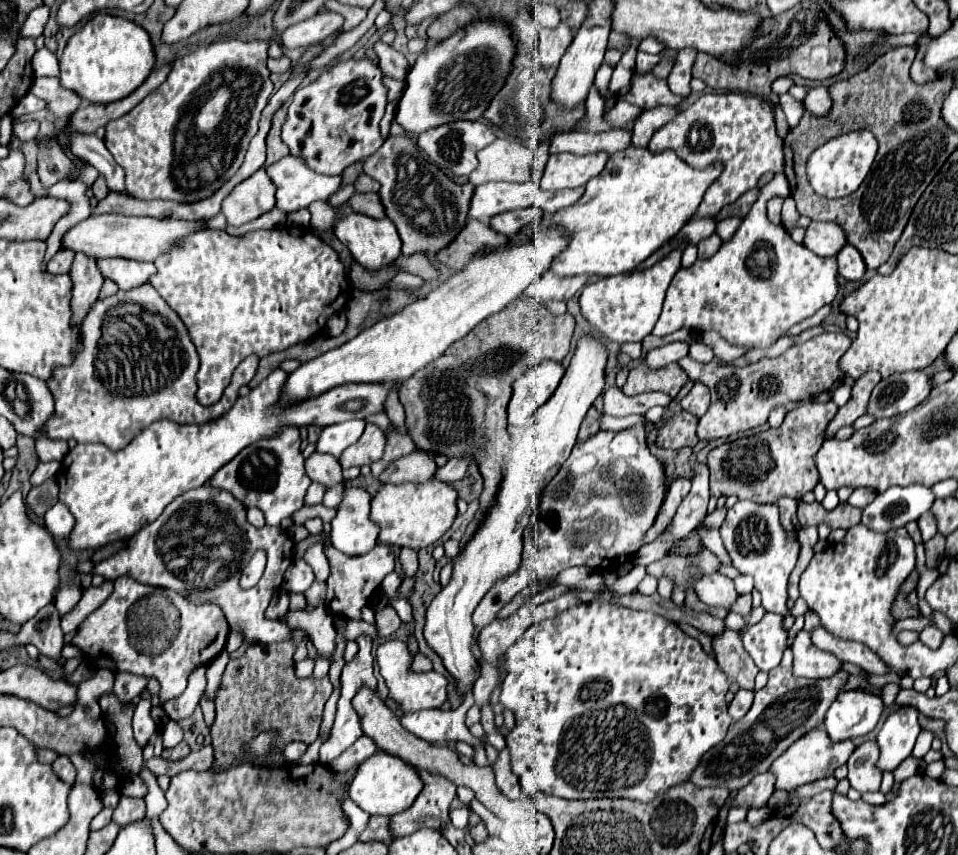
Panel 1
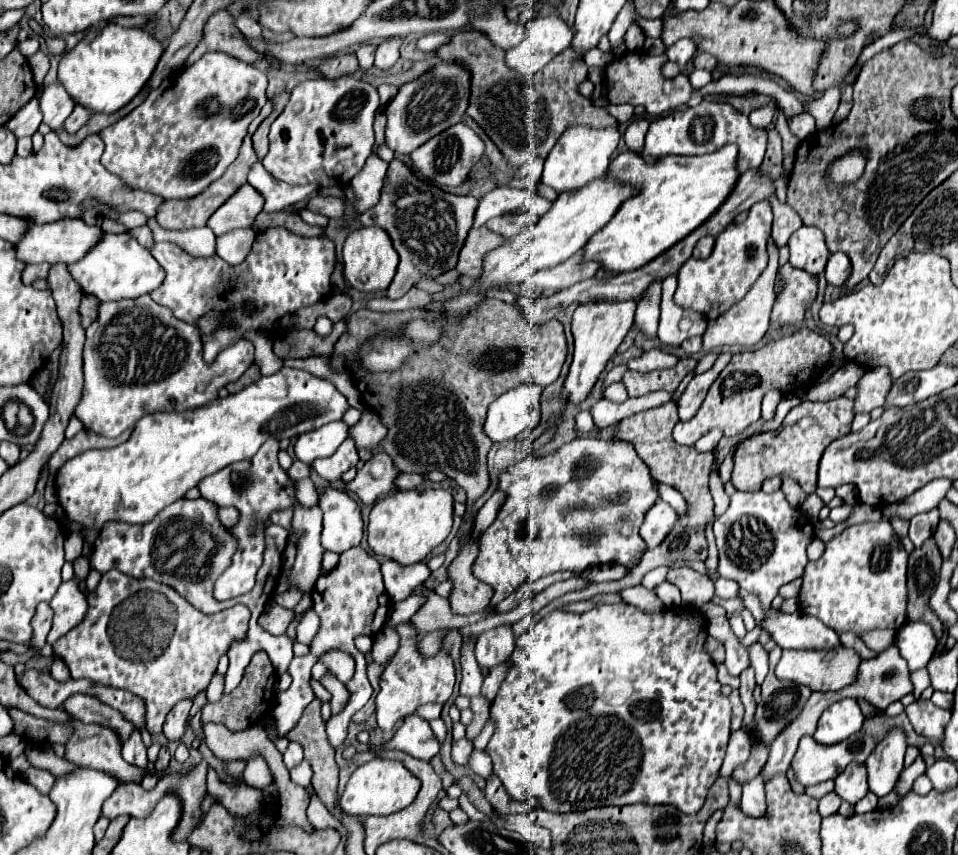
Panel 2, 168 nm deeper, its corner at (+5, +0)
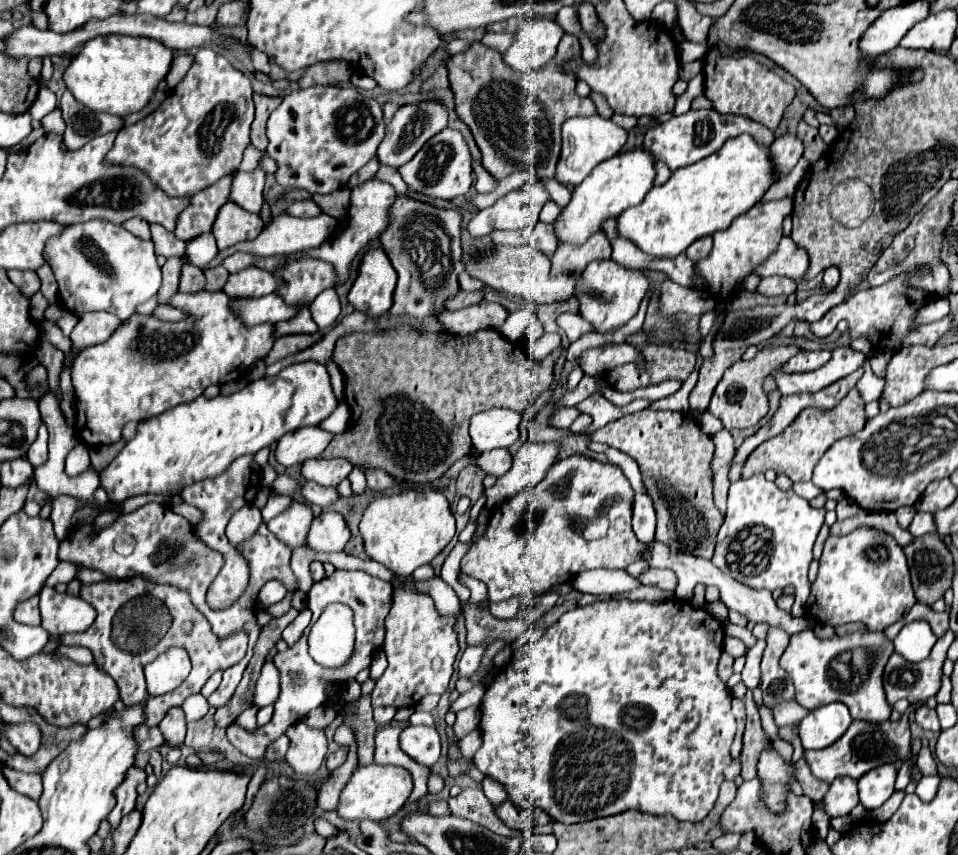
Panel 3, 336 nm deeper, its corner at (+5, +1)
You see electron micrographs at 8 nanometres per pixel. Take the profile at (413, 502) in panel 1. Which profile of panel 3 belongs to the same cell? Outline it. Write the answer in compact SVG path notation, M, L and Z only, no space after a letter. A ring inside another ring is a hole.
M410 489L390 497L376 497L366 507L360 521L366 555L388 567L394 575L412 575L416 567L430 563L448 545L454 533L456 519L450 511L450 503L440 491L434 489Z

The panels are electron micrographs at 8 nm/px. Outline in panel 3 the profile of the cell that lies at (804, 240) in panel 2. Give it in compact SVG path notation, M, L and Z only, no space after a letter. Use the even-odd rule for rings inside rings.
M782 237L780 247L764 261L764 267L756 267L756 273L762 277L768 275L786 275L790 279L802 279L810 267L808 253L798 247L790 237Z

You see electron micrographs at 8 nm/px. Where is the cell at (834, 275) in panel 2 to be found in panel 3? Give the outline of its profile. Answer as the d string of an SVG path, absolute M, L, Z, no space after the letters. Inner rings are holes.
M830 265L826 271L824 271L824 287L826 289L834 289L840 281L840 269L836 265Z

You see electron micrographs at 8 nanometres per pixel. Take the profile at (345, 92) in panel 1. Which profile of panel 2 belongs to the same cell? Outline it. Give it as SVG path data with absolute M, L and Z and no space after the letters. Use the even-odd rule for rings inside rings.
M352 76L336 80L306 80L292 90L292 96L270 128L270 152L264 156L264 168L286 184L348 186L360 172L374 146L374 114L380 98L374 86Z

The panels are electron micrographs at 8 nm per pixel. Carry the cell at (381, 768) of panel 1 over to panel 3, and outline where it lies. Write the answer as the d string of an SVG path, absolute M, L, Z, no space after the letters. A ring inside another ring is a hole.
M360 765L356 767L356 771L352 773L350 781L346 783L346 787L340 793L340 803L338 803L338 815L342 819L354 819L354 821L362 821L362 819L374 819L374 821L384 821L388 817L392 817L398 809L402 809L402 805L406 803L406 799L412 793L412 775L404 769L404 767L396 767L396 765Z

